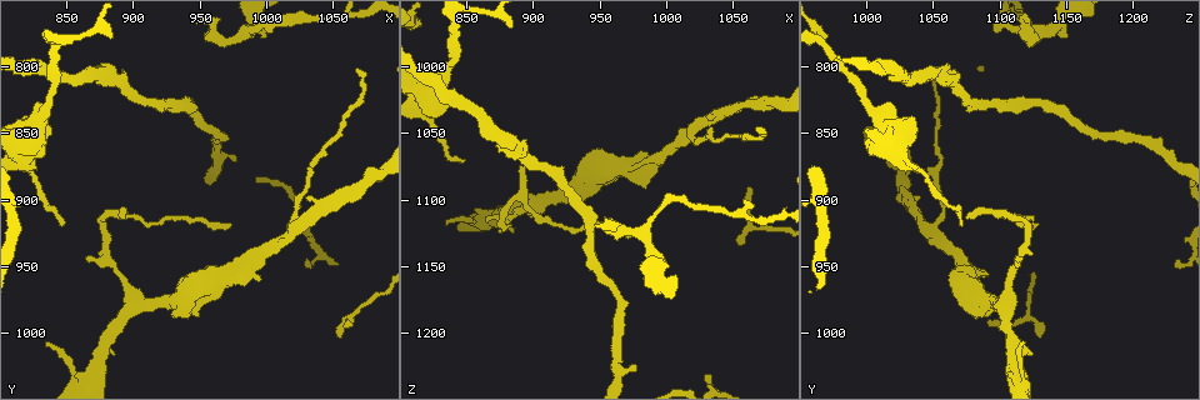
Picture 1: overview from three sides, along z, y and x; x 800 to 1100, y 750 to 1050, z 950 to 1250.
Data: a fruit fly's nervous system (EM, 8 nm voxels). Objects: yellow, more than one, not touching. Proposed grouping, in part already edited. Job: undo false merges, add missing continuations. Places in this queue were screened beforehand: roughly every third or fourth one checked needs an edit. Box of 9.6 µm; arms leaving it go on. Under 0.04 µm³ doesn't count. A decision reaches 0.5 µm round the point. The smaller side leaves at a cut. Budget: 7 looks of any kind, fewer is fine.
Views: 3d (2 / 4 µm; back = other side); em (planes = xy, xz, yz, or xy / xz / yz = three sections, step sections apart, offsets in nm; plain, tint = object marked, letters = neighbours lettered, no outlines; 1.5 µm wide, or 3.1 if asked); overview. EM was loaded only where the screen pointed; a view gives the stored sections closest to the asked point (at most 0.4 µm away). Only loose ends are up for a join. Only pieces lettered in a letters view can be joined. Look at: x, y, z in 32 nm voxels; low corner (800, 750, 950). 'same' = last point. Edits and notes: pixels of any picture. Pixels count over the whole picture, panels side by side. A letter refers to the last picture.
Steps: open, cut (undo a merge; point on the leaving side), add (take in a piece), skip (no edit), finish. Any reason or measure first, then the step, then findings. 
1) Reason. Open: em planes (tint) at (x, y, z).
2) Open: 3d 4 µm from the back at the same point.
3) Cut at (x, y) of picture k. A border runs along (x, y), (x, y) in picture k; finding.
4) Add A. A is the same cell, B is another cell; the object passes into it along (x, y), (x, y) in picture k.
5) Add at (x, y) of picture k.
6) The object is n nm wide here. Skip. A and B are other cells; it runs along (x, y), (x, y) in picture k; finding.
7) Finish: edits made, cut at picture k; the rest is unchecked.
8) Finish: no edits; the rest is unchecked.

Tapers out. Open: 3d 2 µm at (974, 918, 1128).

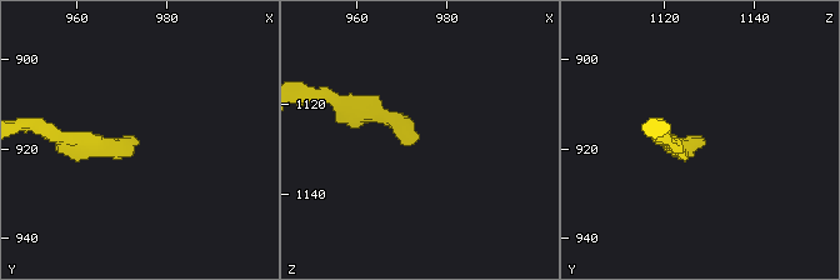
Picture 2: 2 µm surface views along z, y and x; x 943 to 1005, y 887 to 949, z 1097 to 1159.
Now the EM. Open: em planes (letters) at (973, 917, 1128).

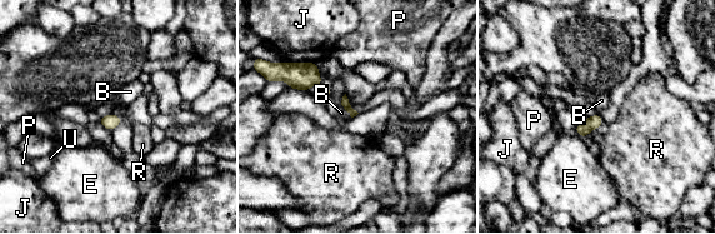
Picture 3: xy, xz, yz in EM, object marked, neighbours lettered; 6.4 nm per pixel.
Skip. B, E, J, P, R and U are other cells; a border runs along (111, 113), (98, 119) in picture 3; no lettered piece goes on from it.

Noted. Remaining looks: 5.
An open end. Open: em xz step 4 (letters) at (848, 916, 1070).

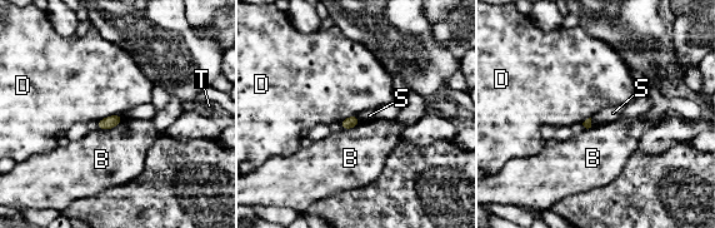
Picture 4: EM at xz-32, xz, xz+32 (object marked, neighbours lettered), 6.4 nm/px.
Another direction. Open: em planes (letters) at the same point.

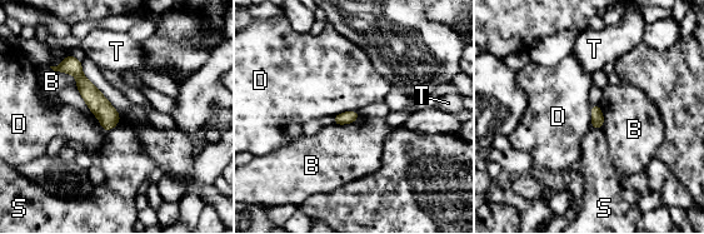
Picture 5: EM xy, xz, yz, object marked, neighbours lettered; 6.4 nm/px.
The longest contact is with B, 220 nm. Skip. B, D, S and T are other cells; it runs along (69, 59), (108, 115), (108, 127) in picture 5; none of them fits.

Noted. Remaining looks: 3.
Calibre changes. Open: em planes (letters) at (902, 976, 1106).

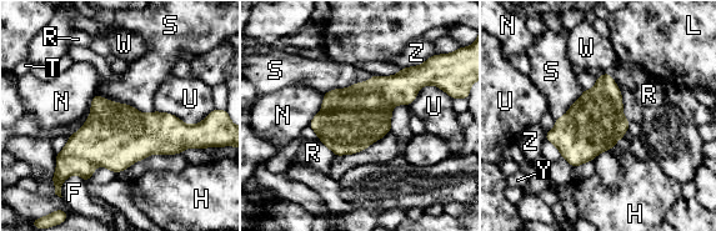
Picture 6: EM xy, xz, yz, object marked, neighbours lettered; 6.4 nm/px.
Skip. F, H, L, N, R, S, T, U, W, Y and Z are other cells; a border runs along (96, 93), (141, 113), (154, 111) in picture 6; continuous, no second neuron.

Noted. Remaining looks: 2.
Finish: no edits; the rest is unchecked.

